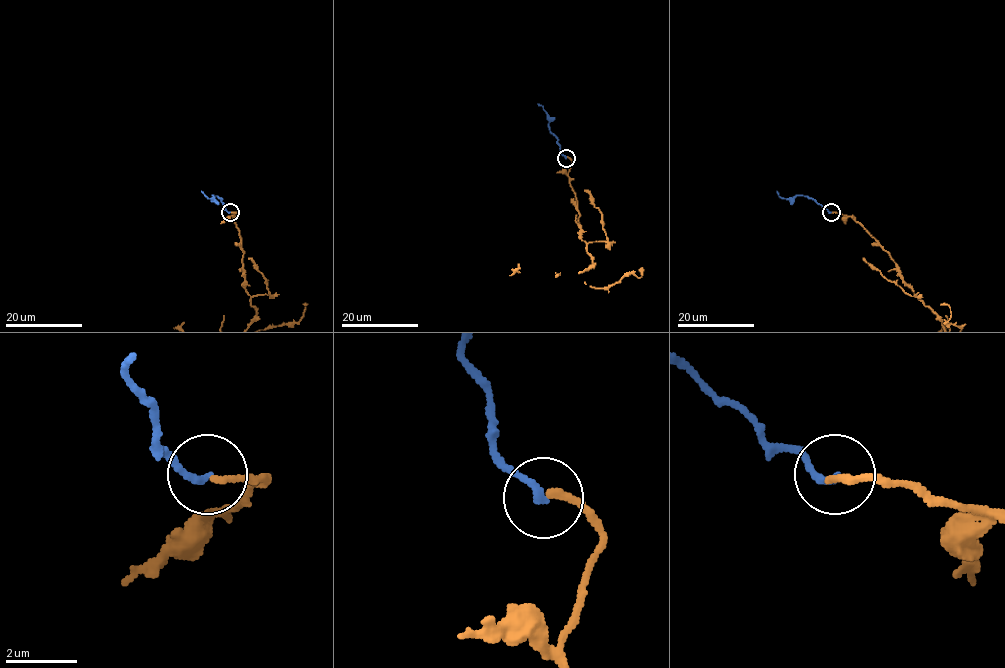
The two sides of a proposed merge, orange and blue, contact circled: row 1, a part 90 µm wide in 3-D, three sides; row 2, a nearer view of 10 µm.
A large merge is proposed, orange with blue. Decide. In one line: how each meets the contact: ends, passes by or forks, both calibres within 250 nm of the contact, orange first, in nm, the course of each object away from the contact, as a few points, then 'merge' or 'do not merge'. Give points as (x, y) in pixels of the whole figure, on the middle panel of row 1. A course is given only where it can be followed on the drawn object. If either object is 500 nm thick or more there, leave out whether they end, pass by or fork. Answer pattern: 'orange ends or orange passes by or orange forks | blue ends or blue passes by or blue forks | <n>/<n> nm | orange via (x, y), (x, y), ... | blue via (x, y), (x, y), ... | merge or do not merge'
orange ends | blue ends | 190/200 nm | blue via (566, 157), (549, 127), (547, 112), (537, 104) | do not merge

